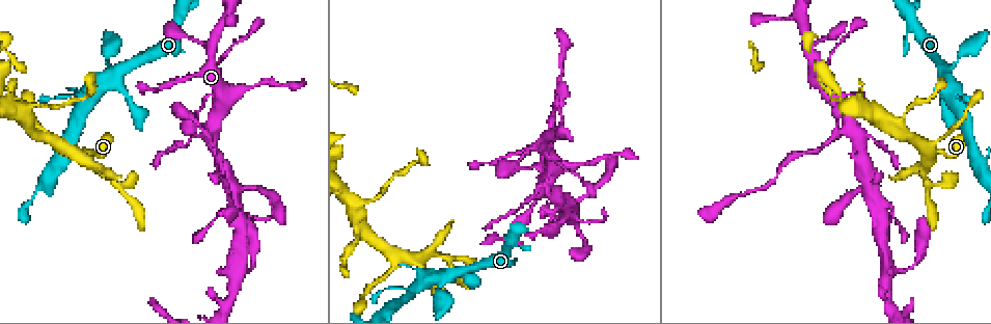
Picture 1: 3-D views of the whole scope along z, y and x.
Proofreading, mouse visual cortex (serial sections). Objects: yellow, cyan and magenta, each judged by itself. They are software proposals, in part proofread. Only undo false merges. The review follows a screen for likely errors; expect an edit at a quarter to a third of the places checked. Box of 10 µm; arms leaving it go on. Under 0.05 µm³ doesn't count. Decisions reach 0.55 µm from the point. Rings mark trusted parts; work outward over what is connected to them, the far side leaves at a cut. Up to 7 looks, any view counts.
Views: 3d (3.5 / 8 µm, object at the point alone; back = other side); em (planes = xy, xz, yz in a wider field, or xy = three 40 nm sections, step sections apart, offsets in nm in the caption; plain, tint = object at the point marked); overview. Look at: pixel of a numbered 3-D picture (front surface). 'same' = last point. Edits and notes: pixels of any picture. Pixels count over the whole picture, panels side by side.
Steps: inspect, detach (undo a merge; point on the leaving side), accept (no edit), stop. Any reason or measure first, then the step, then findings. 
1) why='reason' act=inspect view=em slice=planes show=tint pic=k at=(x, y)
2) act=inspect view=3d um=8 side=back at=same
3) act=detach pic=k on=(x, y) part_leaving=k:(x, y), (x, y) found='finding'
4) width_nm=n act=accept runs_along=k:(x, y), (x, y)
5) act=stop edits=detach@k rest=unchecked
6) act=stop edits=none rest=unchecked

act=inspect view=3d um=8 pic=1 at=(850, 127)

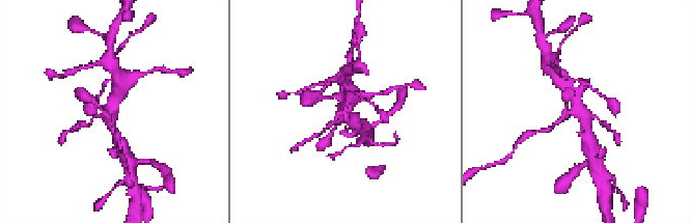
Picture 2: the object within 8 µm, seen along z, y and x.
act=inspect view=3d um=3.5 at=same

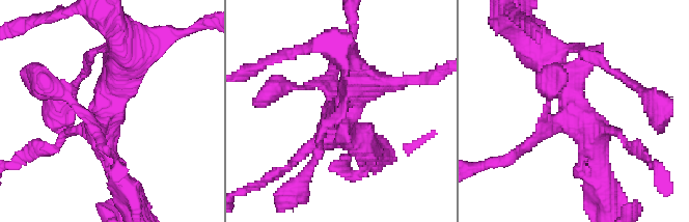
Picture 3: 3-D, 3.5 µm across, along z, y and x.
why='now the EM' act=inspect view=em slice=xy step=5 show=tint pic=3 at=(574, 109)

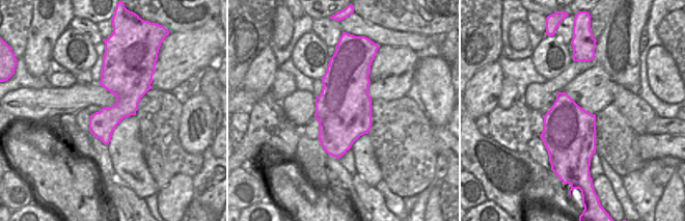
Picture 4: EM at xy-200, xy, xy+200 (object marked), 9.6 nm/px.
width_nm=550 act=detach pic=3 on=(518, 153) part_leaving=3:(549, 131), (486, 165) found='two cells meet here'

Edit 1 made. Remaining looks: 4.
why='sharp bend' act=inspect view=3d um=3.5 pic=1 at=(399, 256)

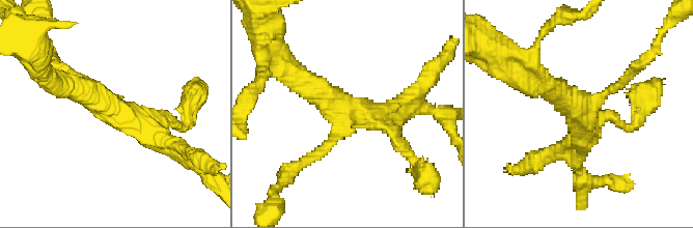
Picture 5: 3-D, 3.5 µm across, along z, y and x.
act=inspect view=em slice=xy step=2 show=tint pic=5 at=(115, 111)

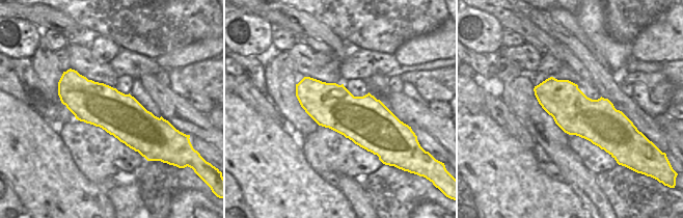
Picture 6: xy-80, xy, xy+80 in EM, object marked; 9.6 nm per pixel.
act=accept found='one cell here'

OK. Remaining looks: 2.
why='thin neck' act=inspect view=3d um=3.5 pic=1 at=(113, 182)

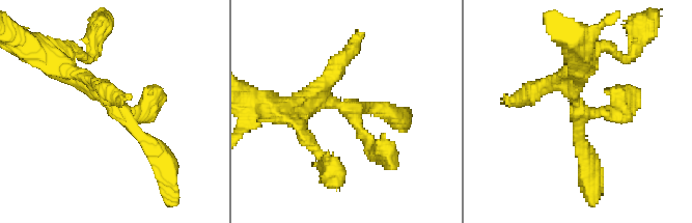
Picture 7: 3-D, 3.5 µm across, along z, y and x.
arm_widths_nm=250,250,250 act=accept runs_along=7:(63, 70), (105, 98), (165, 162) found='all the same cell'

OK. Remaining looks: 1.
act=stop edits=detach@3 rest=unchecked

